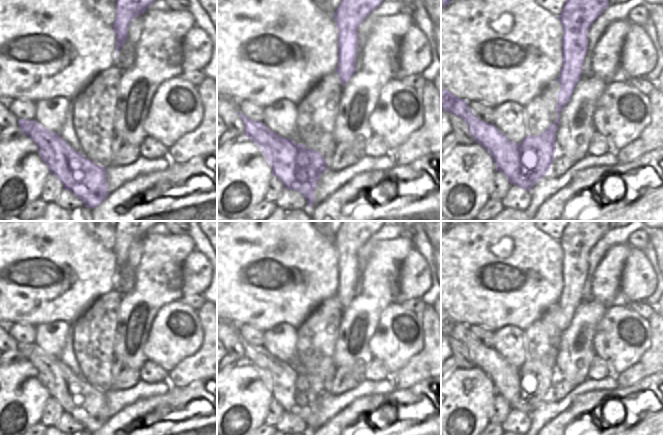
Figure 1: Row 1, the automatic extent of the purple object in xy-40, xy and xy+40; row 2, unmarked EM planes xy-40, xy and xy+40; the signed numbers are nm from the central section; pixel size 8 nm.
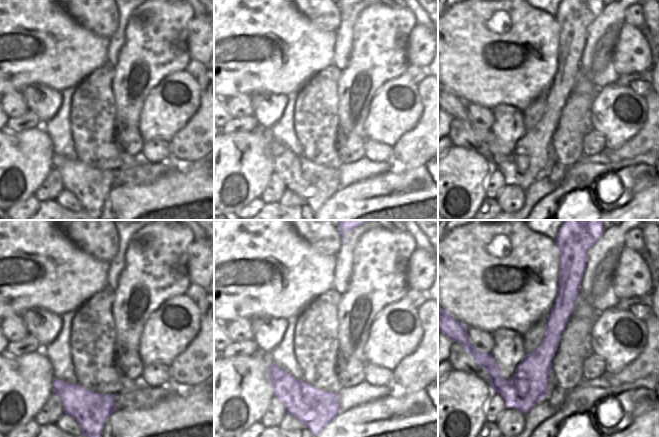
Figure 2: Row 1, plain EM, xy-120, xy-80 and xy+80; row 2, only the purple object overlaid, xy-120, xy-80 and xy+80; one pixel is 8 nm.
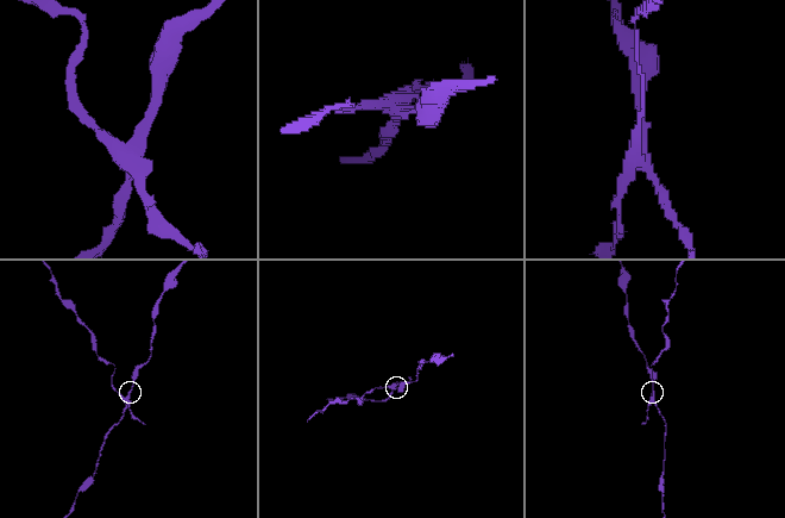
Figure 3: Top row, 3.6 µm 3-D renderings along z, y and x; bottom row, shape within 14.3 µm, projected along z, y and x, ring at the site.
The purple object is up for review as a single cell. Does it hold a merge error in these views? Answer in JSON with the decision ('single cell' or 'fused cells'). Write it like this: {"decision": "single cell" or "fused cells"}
{"decision": "fused cells"}

